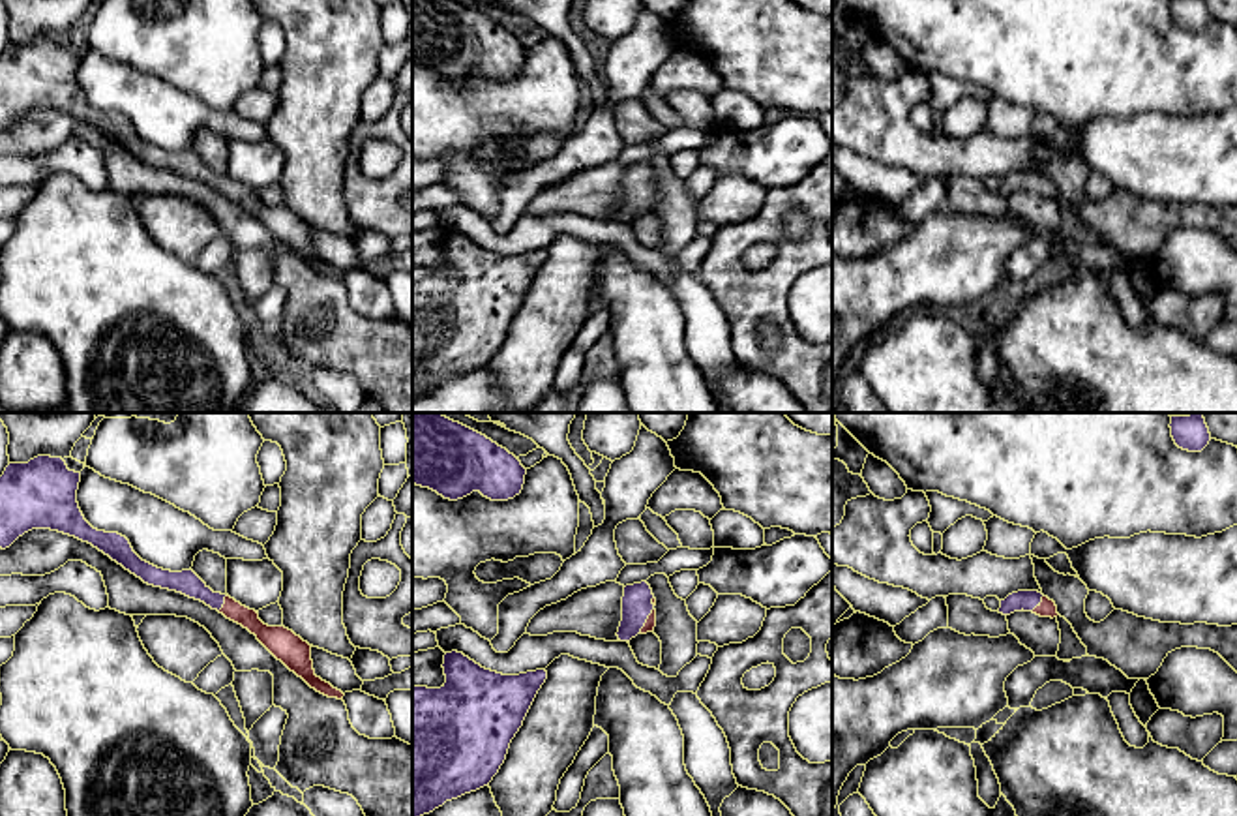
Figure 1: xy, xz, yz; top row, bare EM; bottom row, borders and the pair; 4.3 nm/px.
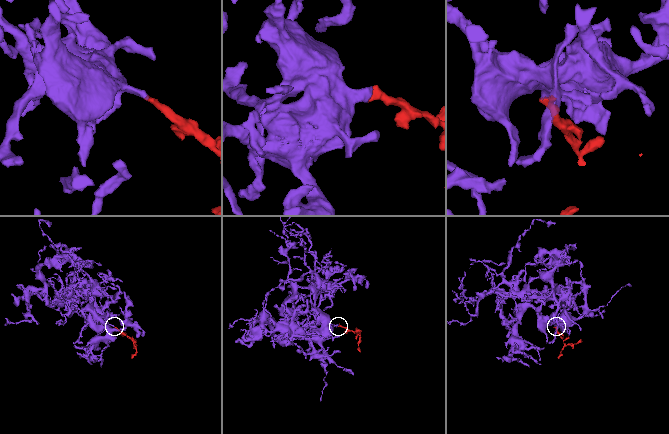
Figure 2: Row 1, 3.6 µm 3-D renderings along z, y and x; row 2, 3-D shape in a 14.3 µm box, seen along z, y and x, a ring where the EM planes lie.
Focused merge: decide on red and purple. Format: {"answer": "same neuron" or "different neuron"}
{"answer": "same neuron"}

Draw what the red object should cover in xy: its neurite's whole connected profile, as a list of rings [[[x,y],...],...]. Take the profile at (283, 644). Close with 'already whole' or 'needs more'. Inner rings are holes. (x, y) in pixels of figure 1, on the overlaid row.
[[[37,456],[28,463],[9,463],[0,476],[0,548],[9,548],[19,536],[32,529],[51,529],[69,536],[75,536],[82,542],[92,544],[112,561],[122,565],[126,570],[141,578],[144,583],[182,593],[189,598],[201,600],[212,610],[217,610],[227,619],[242,625],[291,672],[302,677],[317,692],[343,700],[343,692],[334,688],[330,683],[315,675],[311,660],[311,645],[296,636],[285,627],[268,627],[259,619],[255,610],[249,610],[231,598],[229,595],[214,593],[193,570],[171,572],[157,568],[142,561],[131,548],[129,540],[118,533],[105,533],[94,529],[82,516],[77,503],[77,490],[81,482],[81,473],[69,471],[62,458]]] | needs more

